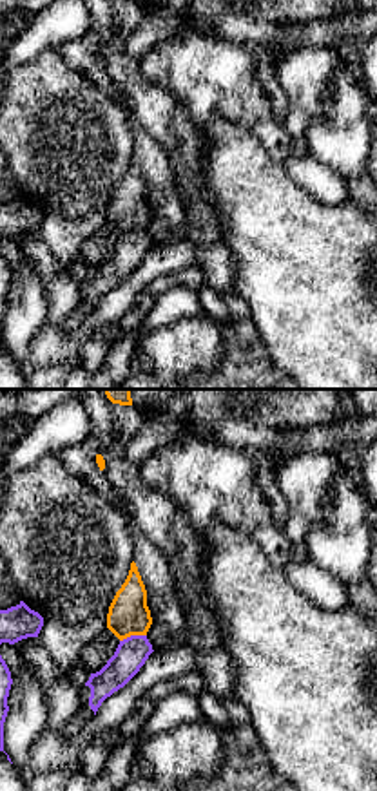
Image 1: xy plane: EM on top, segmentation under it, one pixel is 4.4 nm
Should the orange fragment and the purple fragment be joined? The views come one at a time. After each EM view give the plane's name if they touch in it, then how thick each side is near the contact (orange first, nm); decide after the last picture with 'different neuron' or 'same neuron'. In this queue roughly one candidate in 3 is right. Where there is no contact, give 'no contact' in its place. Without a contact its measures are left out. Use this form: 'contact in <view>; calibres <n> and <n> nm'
contact in xy; calibres 180 and 140 nm

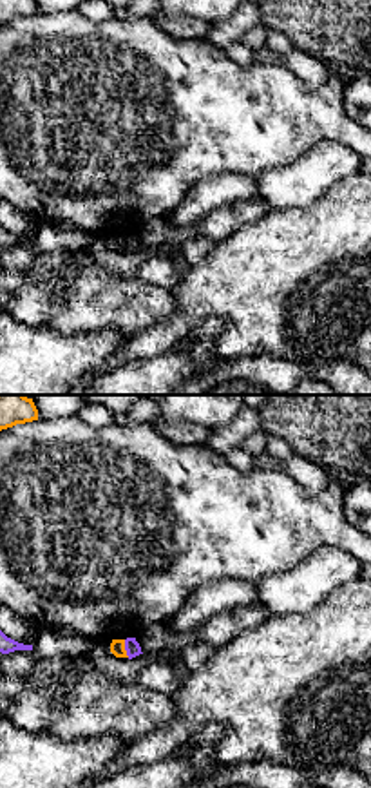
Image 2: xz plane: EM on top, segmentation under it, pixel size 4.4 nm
contact in xz; calibres 60 and 70 nm

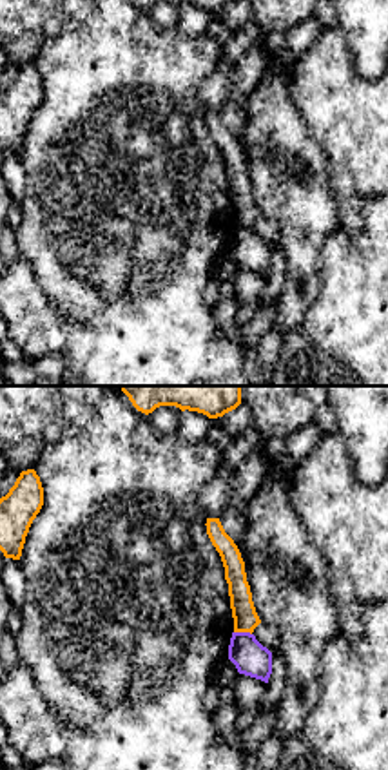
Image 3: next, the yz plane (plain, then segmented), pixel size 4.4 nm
contact in yz; calibres 110 and 160 nm

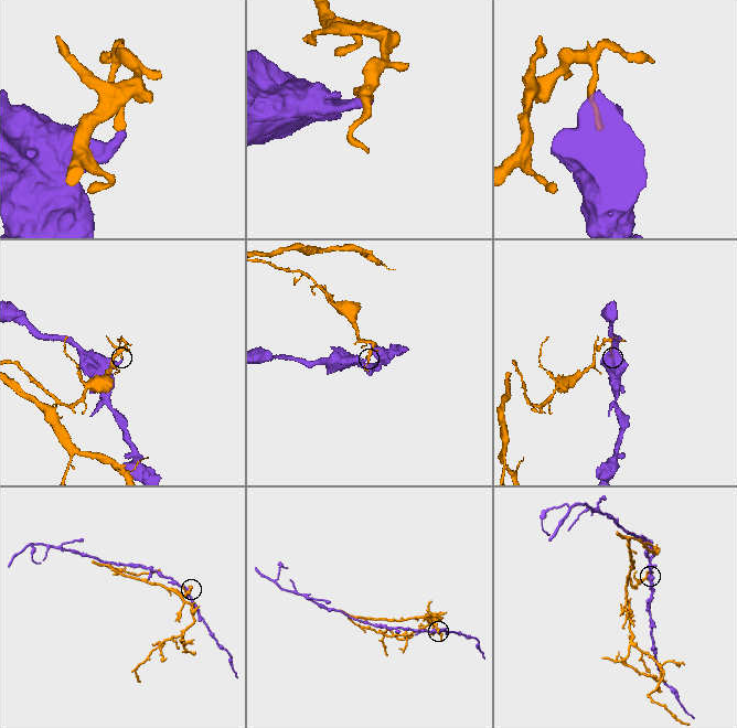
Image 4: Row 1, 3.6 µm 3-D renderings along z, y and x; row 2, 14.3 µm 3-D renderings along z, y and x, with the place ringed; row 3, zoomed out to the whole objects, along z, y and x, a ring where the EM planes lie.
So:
different neuron

